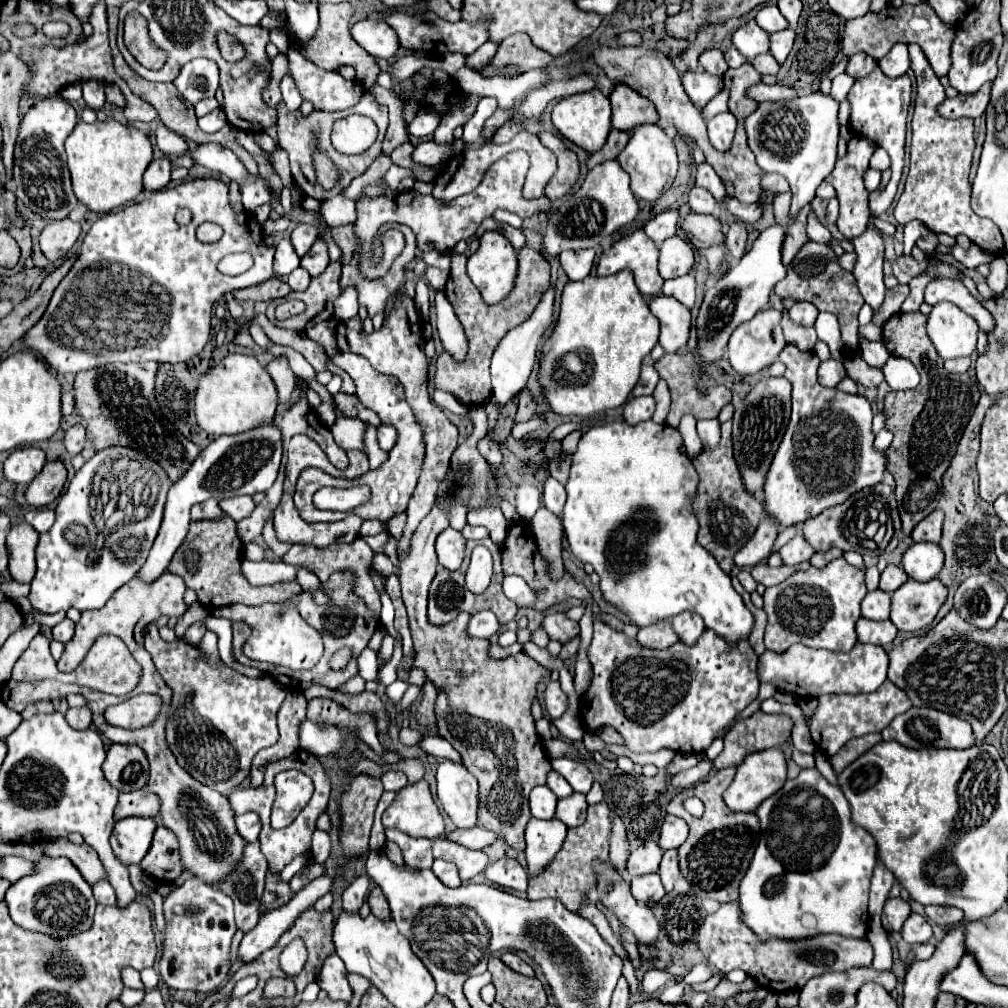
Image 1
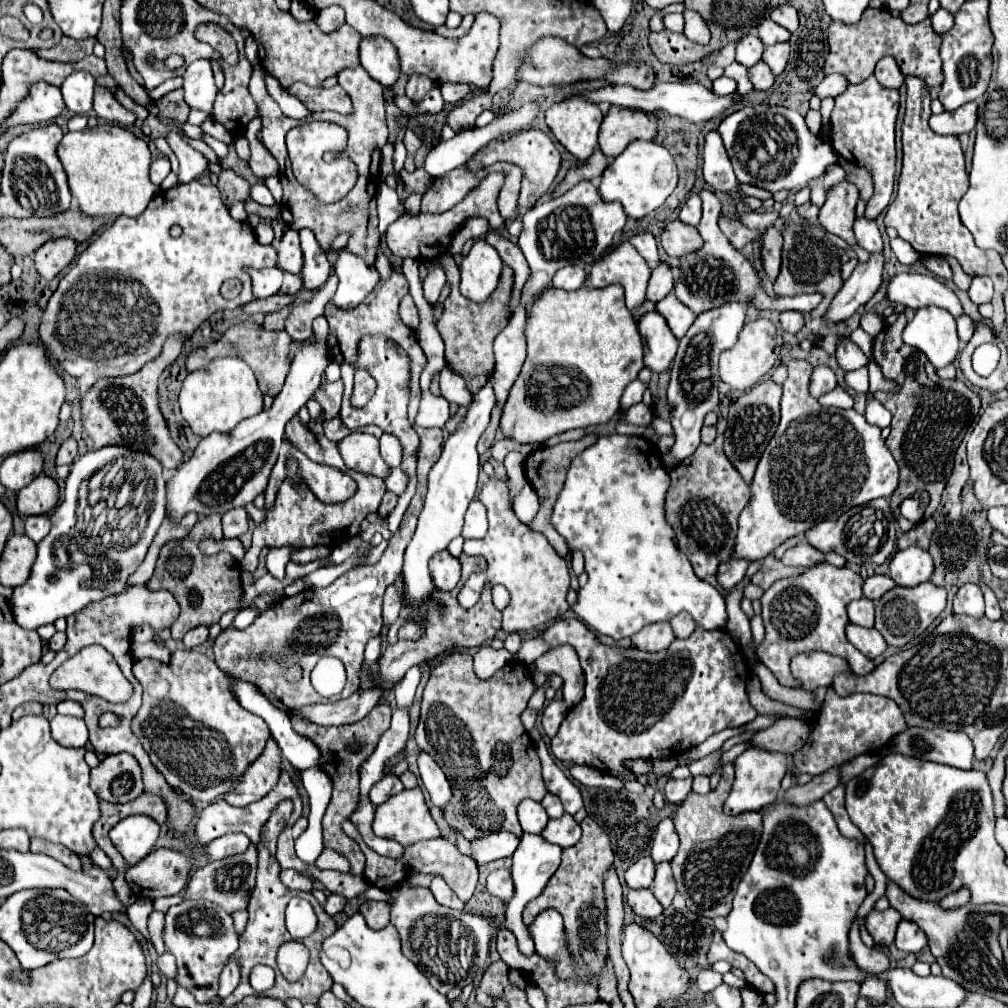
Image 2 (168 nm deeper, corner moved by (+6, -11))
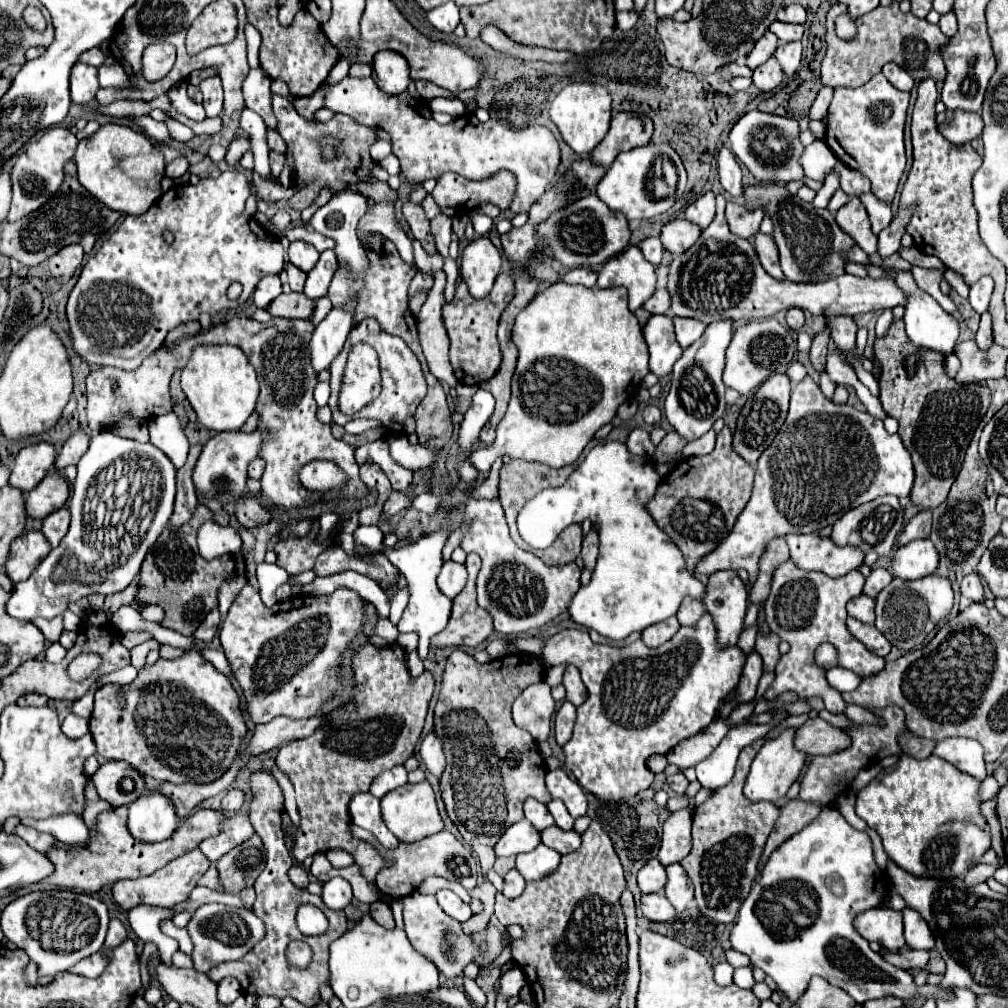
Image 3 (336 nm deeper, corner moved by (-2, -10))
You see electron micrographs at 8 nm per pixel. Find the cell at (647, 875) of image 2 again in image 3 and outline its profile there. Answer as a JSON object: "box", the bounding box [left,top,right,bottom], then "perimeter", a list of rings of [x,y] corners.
{"box":[638,858,666,892],"perimeter":[[[652,858],[648,860],[640,872],[638,872],[638,886],[642,892],[662,892],[666,884],[666,872],[664,866],[660,864],[660,860]]]}

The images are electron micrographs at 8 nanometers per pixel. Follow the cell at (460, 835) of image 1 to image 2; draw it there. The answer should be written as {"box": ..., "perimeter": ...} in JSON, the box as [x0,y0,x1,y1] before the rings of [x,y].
{"box":[472,831,520,865],"perimeter":[[[508,831],[484,835],[484,837],[472,841],[474,859],[476,859],[478,865],[482,865],[482,863],[490,863],[490,861],[496,861],[496,859],[510,857],[516,851],[518,843],[520,843],[520,837],[510,835]]]}

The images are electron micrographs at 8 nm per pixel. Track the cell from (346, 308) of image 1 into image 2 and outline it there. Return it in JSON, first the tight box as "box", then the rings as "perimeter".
{"box":[332,249,380,309],"perimeter":[[[342,249],[334,261],[334,273],[338,277],[338,291],[332,297],[342,309],[358,307],[380,281],[380,275],[362,257]]]}

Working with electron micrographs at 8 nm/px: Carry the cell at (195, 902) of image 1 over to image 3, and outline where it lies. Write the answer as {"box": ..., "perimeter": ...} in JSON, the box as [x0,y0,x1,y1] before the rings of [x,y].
{"box":[186,904,264,974],"perimeter":[[[204,904],[196,908],[186,928],[194,944],[192,950],[194,970],[202,974],[208,974],[220,962],[242,958],[242,954],[246,954],[246,950],[250,950],[250,946],[254,946],[254,942],[258,942],[264,934],[262,922],[252,912],[224,904]]]}

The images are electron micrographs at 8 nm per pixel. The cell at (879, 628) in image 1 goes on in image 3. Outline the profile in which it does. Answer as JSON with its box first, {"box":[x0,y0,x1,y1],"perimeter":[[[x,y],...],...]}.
{"box":[848,618,892,656],"perimeter":[[[848,618],[848,630],[852,632],[854,638],[858,638],[870,652],[878,654],[878,656],[886,656],[892,648],[892,644],[884,638],[884,634],[876,628],[876,626],[870,626],[870,624],[862,624],[854,618]]]}

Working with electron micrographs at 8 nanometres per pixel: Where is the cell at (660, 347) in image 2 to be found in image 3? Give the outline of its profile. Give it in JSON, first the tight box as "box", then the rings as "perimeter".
{"box":[642,314,682,378],"perimeter":[[[654,314],[642,332],[650,348],[650,372],[660,378],[670,374],[674,362],[682,356],[682,348],[674,336],[672,318],[666,314]]]}

